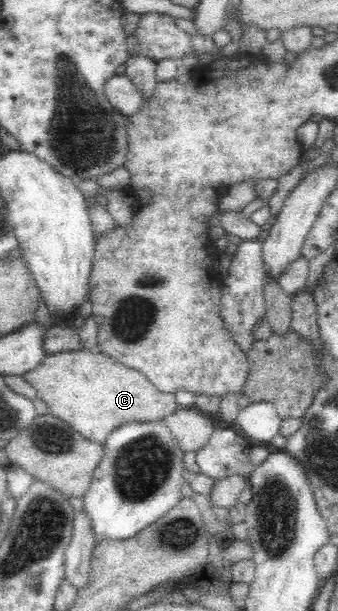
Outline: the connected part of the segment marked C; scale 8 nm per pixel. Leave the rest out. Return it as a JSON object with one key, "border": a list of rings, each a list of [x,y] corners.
{"border":[[[79,349],[46,355],[42,364],[23,378],[35,388],[37,398],[48,404],[50,415],[66,421],[95,443],[103,443],[122,424],[154,422],[179,410],[174,393],[161,392],[142,372],[127,368],[102,352],[92,354]]]}

